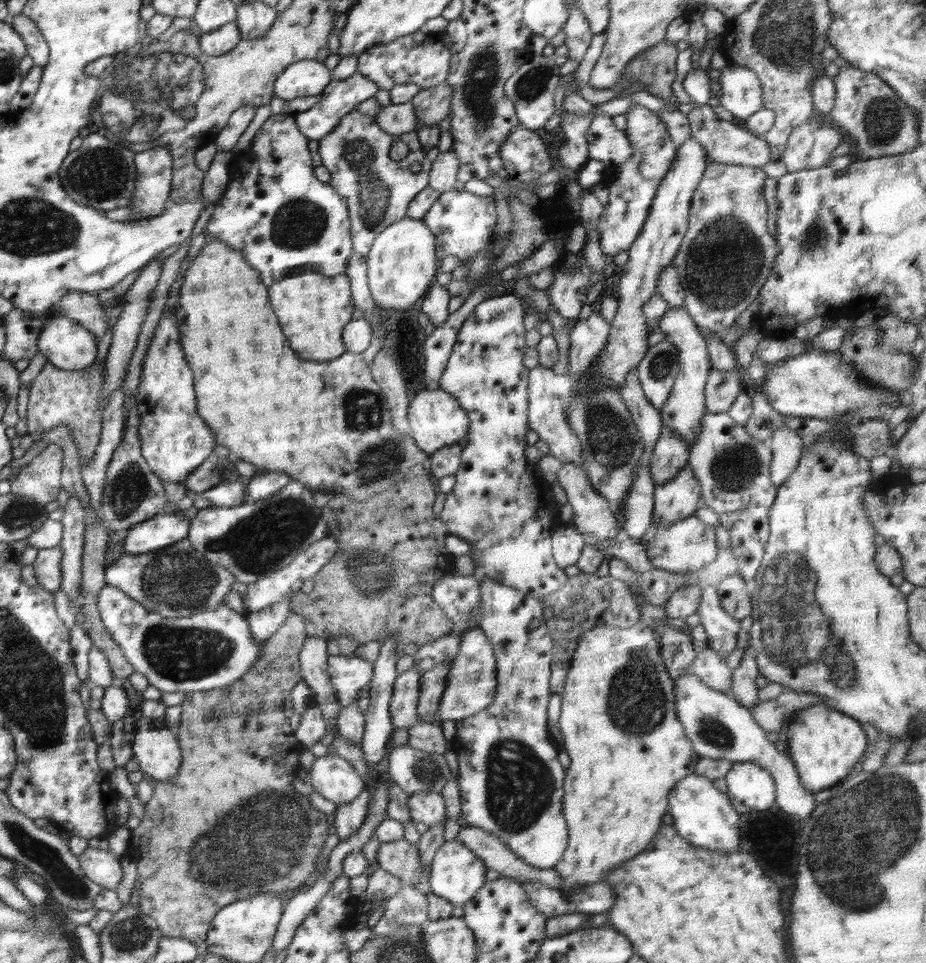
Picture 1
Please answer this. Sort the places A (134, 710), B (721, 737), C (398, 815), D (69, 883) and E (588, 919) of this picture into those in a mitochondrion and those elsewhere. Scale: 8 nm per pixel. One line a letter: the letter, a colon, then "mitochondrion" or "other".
A: other
B: mitochondrion
C: other
D: mitochondrion
E: other

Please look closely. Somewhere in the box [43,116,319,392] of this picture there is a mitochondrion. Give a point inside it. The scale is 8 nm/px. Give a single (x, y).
(100, 174)

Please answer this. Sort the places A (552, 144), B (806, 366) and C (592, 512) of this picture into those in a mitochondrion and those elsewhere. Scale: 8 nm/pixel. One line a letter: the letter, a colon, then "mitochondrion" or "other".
A: other
B: other
C: other

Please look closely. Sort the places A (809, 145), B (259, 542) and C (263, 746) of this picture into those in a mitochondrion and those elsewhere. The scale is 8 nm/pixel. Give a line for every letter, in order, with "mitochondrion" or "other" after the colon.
A: other
B: mitochondrion
C: other

